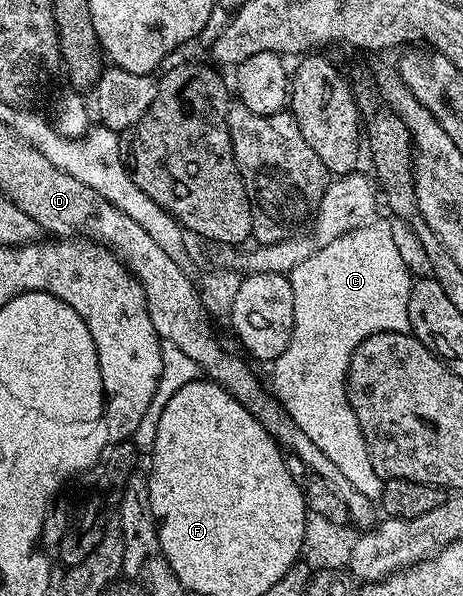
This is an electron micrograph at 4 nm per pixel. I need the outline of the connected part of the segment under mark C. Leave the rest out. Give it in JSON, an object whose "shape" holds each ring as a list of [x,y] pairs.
{"shape":[[[368,221],[362,227],[353,229],[337,241],[325,245],[315,252],[301,265],[297,265],[289,273],[291,288],[293,289],[293,337],[281,353],[281,357],[273,360],[275,367],[275,383],[279,386],[277,402],[283,408],[287,418],[292,419],[337,465],[341,477],[357,489],[357,493],[365,493],[373,501],[382,500],[384,479],[379,476],[377,469],[373,469],[371,454],[367,448],[365,437],[361,433],[361,425],[347,399],[347,370],[351,364],[351,355],[369,337],[379,333],[410,332],[409,325],[409,293],[413,275],[407,272],[407,263],[403,260],[403,251],[391,232],[387,223]]]}

